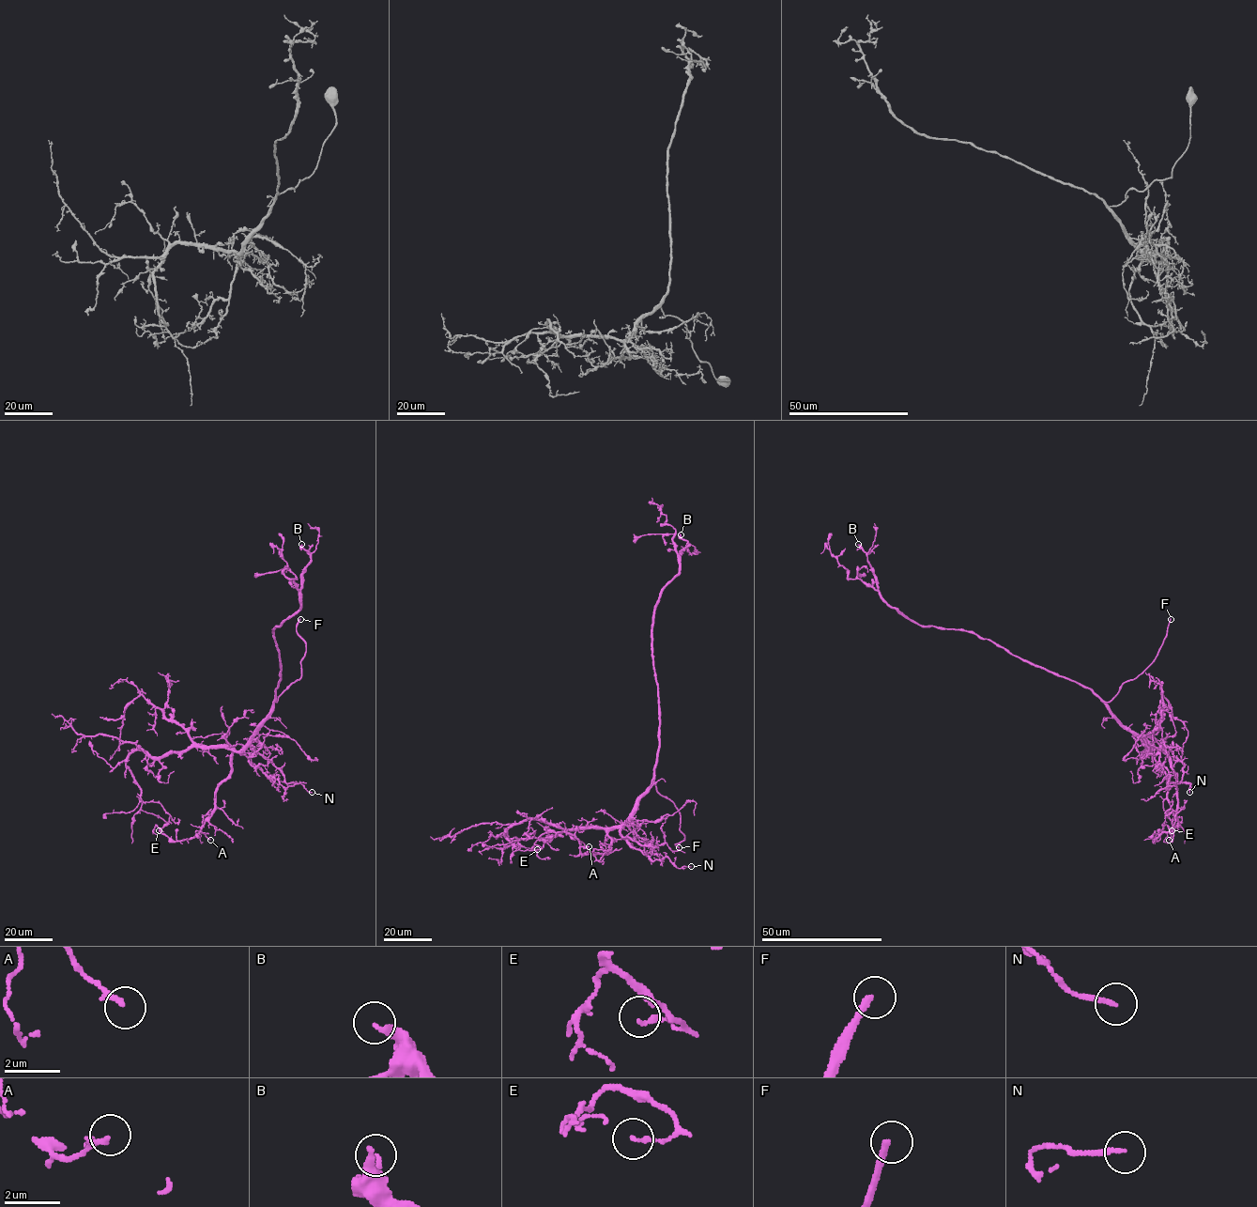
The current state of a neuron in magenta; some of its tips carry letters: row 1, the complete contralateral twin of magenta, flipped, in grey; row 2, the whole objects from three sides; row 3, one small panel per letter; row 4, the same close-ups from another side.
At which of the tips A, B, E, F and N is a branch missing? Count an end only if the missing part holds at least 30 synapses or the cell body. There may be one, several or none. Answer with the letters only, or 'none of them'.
B, F

